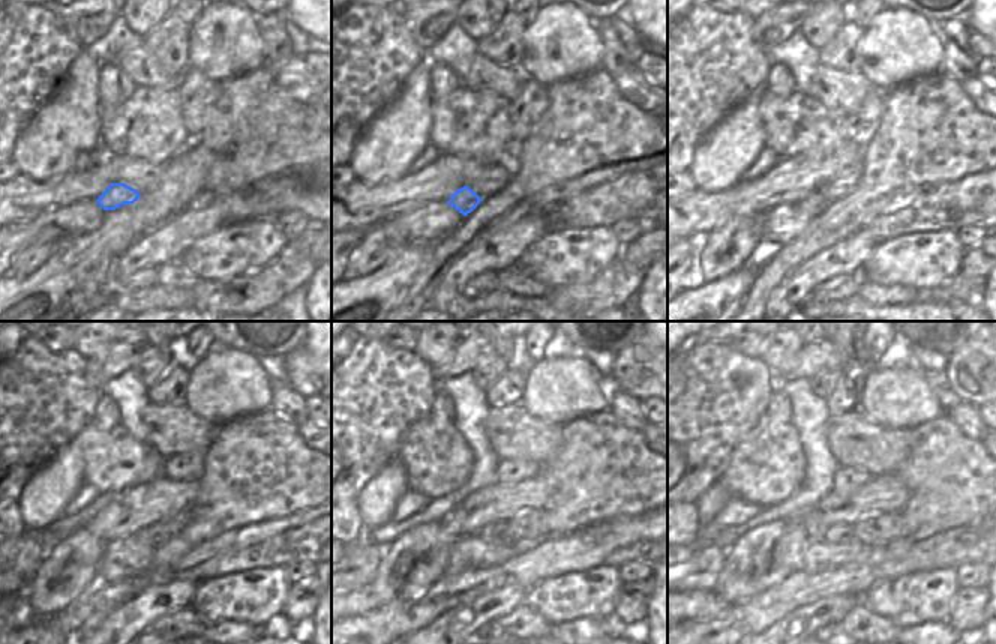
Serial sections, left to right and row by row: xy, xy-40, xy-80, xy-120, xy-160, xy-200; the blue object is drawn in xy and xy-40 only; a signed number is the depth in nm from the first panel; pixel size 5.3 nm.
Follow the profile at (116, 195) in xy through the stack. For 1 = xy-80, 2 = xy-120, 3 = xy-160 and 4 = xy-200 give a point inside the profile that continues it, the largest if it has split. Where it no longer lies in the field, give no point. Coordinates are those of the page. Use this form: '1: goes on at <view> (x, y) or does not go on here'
1: goes on at xy-80 (813, 204)
2: goes on at xy-120 (155, 535)
3: goes on at xy-160 (495, 532)
4: goes on at xy-200 (840, 532)

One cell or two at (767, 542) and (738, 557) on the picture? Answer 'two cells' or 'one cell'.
one cell

